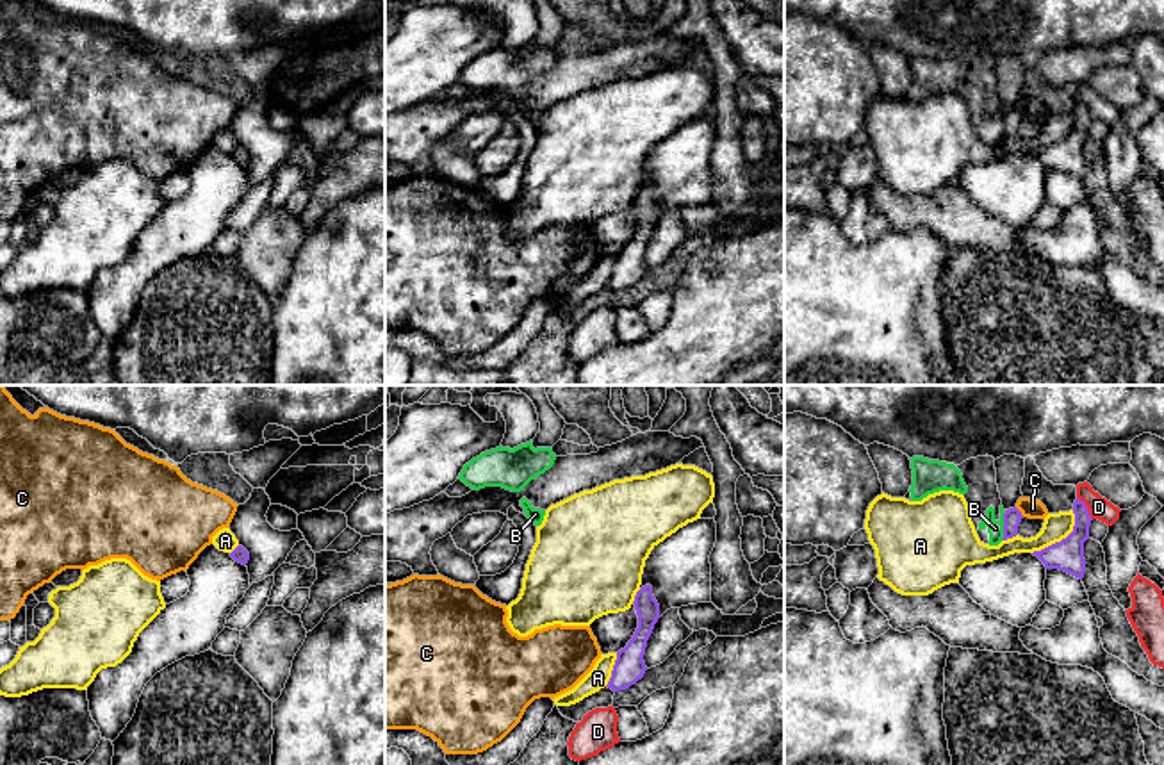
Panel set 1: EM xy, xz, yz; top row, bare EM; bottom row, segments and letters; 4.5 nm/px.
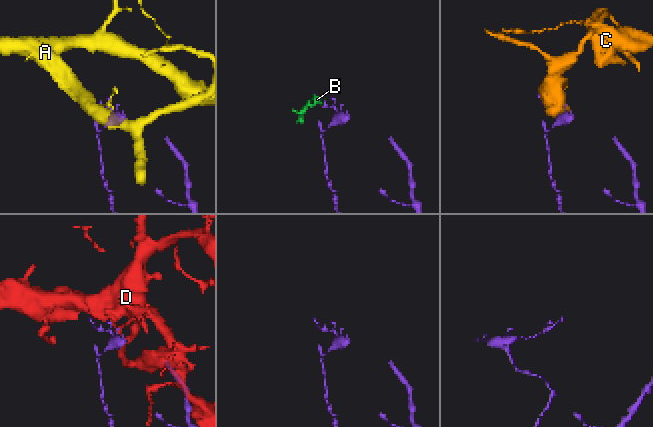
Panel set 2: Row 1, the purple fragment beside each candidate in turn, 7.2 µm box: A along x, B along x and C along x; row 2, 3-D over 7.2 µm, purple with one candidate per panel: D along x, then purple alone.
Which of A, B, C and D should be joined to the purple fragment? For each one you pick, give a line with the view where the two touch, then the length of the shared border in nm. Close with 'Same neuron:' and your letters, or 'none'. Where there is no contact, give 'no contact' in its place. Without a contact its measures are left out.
Same neuron: none

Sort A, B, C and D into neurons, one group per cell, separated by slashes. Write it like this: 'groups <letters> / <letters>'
groups A / B / C / D

